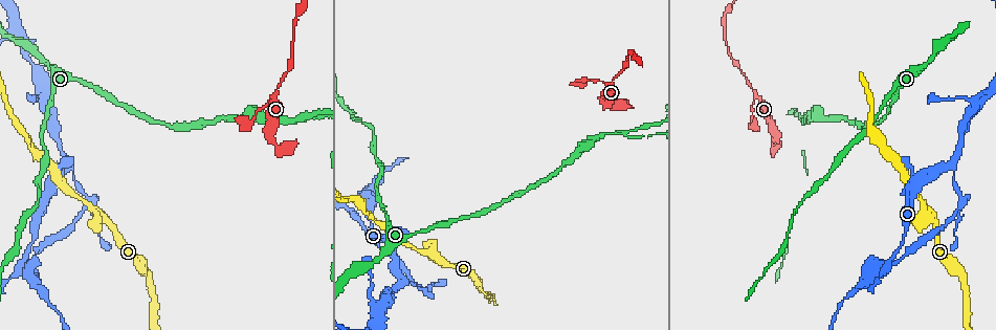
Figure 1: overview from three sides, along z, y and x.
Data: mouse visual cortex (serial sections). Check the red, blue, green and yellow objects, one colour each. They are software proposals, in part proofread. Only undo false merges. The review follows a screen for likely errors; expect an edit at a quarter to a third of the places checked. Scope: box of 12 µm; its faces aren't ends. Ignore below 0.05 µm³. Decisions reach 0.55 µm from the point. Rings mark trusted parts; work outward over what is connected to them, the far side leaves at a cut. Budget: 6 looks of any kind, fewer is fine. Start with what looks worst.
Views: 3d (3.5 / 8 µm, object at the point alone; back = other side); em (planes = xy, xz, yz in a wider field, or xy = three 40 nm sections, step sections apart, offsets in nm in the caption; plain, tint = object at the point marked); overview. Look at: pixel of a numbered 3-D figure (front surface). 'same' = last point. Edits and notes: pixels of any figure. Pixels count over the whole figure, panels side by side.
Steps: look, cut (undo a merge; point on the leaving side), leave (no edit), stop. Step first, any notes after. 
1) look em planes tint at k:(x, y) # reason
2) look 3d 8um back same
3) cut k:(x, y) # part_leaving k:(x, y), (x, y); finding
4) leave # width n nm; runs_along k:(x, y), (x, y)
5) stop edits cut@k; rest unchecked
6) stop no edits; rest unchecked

look 3d 3.5um back at 1:(425, 289)

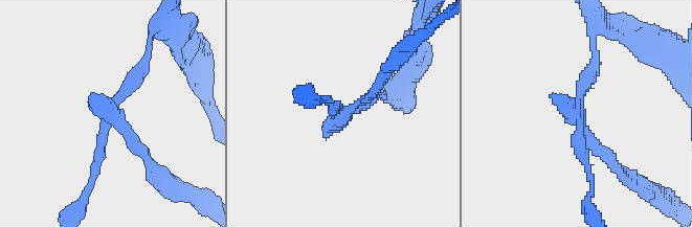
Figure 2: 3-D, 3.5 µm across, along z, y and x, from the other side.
look em planes plain at 2:(348, 113)

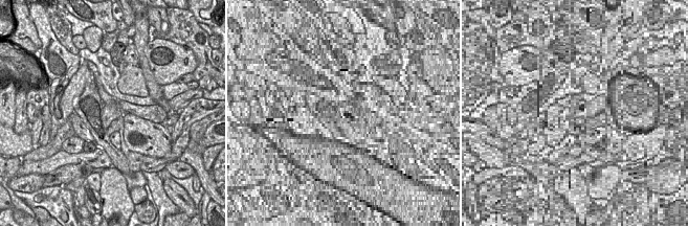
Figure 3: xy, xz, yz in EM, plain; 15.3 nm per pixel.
look em planes tint same # with the object marked

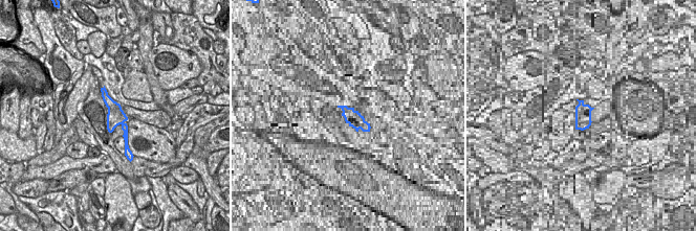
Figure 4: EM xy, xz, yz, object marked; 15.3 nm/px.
cut 2:(335, 122) # part_leaving 2:(355, 110), (384, 72); two cells meet here

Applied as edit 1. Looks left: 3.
look overview

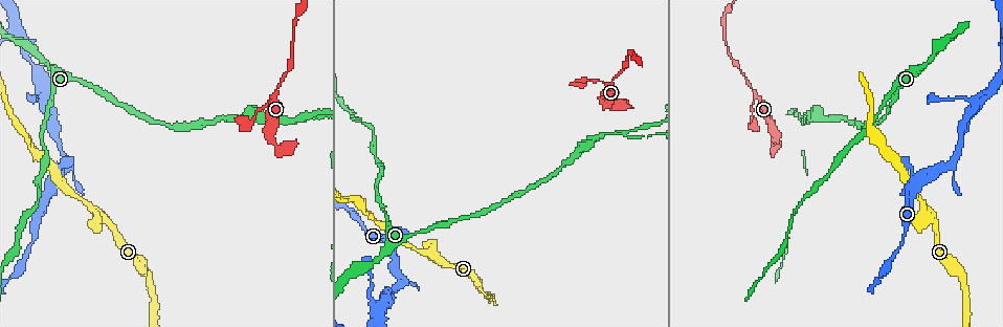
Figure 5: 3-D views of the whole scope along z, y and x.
look em xy step 5 tint at 5:(623, 135) # arms part here

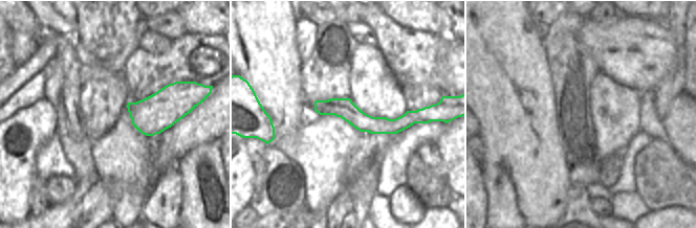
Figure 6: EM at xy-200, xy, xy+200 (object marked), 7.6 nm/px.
look 3d 3.5um same

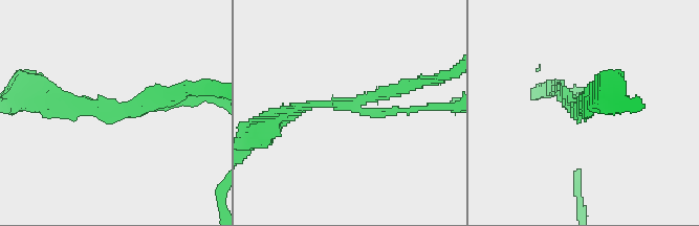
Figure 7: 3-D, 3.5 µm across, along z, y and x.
cut 7:(394, 110) # part_leaving 7:(357, 109), (377, 114), (451, 107); two cells meet here

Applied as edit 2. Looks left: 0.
stop edits cut@2, cut@7; rest unchecked

